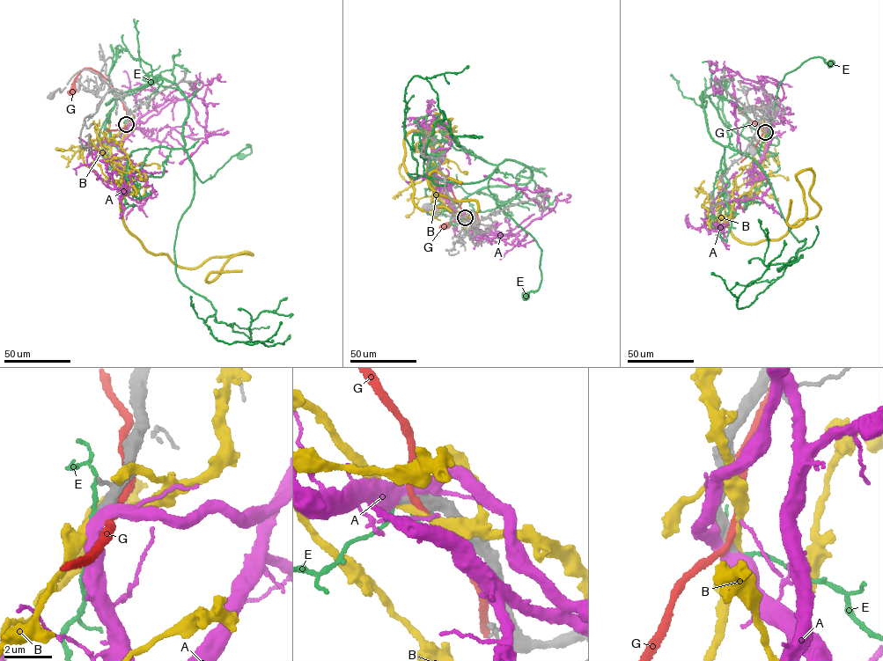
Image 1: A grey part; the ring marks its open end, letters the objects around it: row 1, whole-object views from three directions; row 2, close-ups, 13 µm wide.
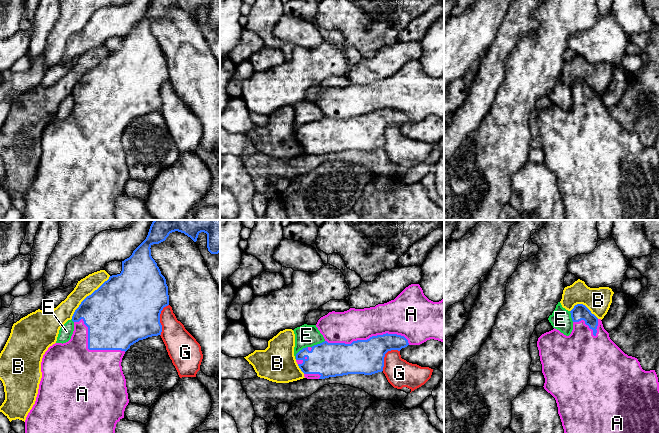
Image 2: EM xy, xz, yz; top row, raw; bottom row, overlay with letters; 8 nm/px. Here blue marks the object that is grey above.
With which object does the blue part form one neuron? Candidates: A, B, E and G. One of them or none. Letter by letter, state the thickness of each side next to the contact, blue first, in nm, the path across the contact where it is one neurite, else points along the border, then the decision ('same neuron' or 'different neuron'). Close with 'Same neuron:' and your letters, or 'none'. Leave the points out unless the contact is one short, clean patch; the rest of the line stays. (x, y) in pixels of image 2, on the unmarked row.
A: calibres 280 and 260 nm; same neuron
B: calibres 480 and 150 nm; different neuron
E: calibres 280 and 180 nm; different neuron
G: calibres 500 and 220 nm; border xy (168, 80), (160, 90), (160, 111); different neuron
Same neuron: A

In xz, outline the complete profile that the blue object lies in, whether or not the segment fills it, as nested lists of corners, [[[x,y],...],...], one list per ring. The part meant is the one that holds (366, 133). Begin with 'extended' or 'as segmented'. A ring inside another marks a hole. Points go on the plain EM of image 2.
extended | [[[411,60],[387,79],[364,85],[350,84],[344,88],[329,88],[318,96],[316,103],[325,117],[303,124],[296,130],[296,138],[305,154],[325,155],[348,150],[372,151],[383,147],[384,133],[388,127],[400,127],[408,121],[420,121],[430,115],[444,118],[444,75],[433,78],[424,71],[419,60]]]

